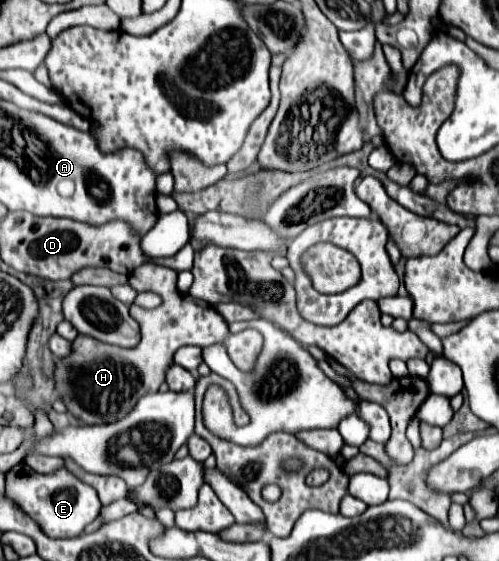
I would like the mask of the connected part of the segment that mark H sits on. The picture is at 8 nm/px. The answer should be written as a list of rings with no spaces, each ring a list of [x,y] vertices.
[[[147,262],[135,270],[135,274],[129,278],[129,284],[137,292],[149,290],[163,298],[161,306],[153,310],[135,304],[131,306],[133,318],[141,326],[141,342],[135,348],[121,348],[79,334],[73,340],[71,354],[57,360],[55,364],[55,394],[63,400],[63,404],[75,418],[89,424],[113,422],[117,418],[123,418],[141,396],[159,390],[159,386],[165,382],[167,370],[173,364],[175,352],[187,344],[201,348],[223,344],[229,352],[229,358],[239,370],[253,368],[253,362],[261,350],[261,334],[257,330],[243,330],[239,334],[231,334],[225,318],[213,306],[177,290],[175,270]]]

